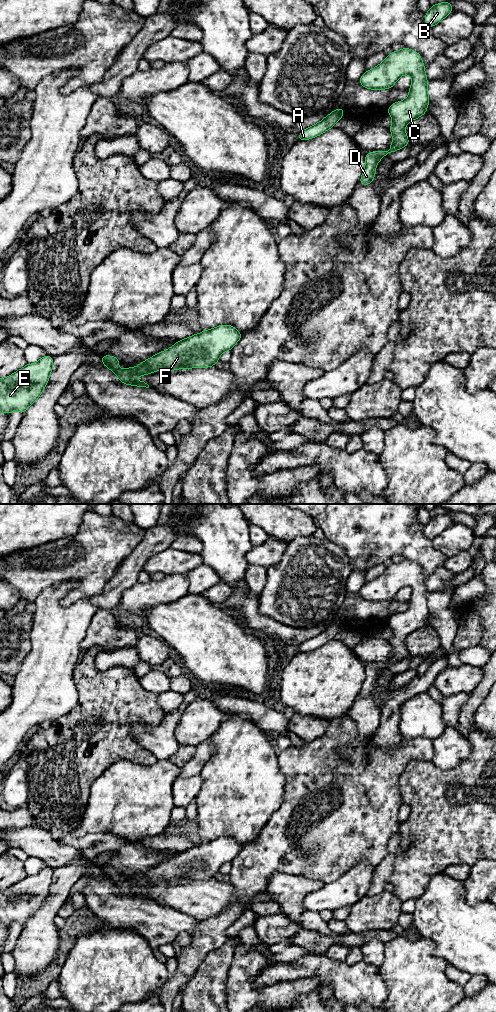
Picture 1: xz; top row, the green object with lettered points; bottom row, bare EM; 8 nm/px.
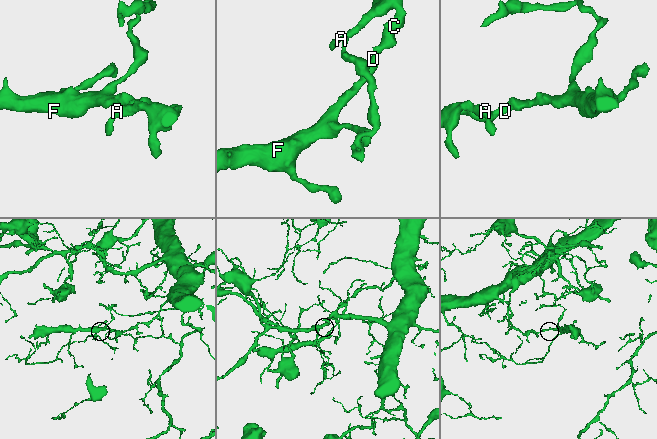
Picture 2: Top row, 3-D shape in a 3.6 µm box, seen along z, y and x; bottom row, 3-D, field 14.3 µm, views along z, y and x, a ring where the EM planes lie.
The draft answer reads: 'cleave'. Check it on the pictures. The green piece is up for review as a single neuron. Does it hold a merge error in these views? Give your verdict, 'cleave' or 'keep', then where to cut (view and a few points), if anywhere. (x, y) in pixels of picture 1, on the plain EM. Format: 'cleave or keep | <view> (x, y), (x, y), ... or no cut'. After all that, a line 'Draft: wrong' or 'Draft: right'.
keep | no cut
Draft: wrong

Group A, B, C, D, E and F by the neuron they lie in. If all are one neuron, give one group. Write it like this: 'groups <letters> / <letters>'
groups A B C D E F

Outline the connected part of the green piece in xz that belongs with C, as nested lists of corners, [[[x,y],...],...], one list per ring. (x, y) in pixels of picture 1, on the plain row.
[[[410,560],[392,563],[381,576],[365,583],[358,592],[364,600],[386,602],[393,600],[396,593],[405,586],[412,588],[409,608],[392,615],[387,621],[393,632],[392,637],[388,639],[393,648],[391,658],[388,663],[372,663],[365,666],[365,680],[358,697],[372,696],[379,673],[388,665],[398,663],[411,655],[406,647],[405,638],[426,626],[430,615],[425,577],[421,567]]]

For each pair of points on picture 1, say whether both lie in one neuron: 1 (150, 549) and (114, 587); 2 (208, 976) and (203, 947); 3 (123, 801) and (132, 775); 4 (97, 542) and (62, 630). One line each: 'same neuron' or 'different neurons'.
1: same neuron
2: different neurons
3: same neuron
4: different neurons

